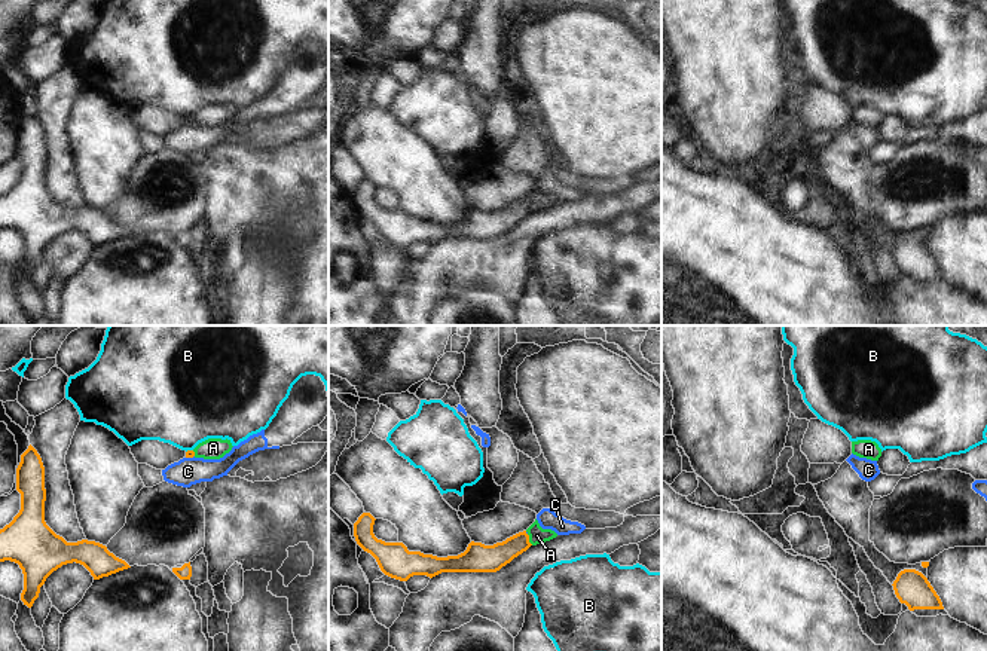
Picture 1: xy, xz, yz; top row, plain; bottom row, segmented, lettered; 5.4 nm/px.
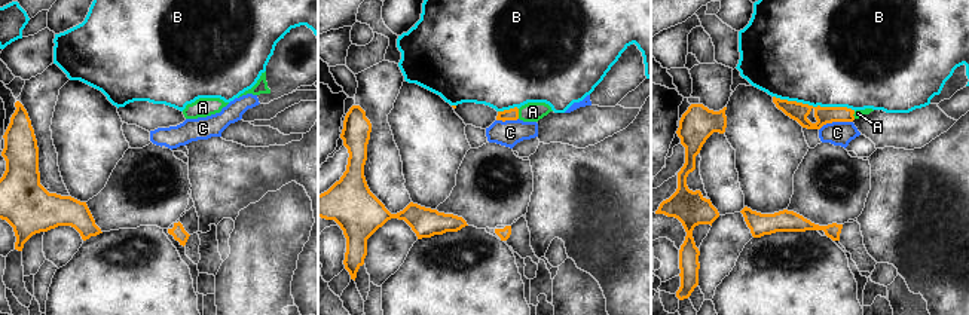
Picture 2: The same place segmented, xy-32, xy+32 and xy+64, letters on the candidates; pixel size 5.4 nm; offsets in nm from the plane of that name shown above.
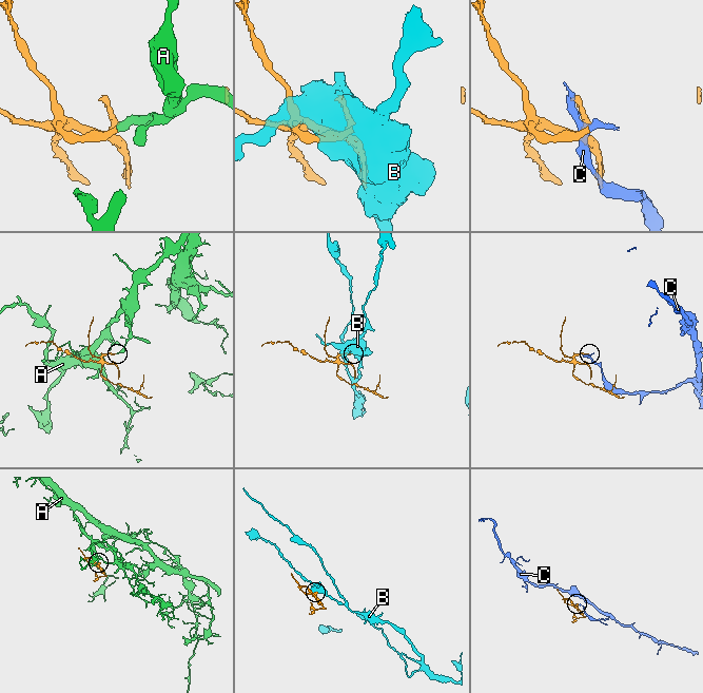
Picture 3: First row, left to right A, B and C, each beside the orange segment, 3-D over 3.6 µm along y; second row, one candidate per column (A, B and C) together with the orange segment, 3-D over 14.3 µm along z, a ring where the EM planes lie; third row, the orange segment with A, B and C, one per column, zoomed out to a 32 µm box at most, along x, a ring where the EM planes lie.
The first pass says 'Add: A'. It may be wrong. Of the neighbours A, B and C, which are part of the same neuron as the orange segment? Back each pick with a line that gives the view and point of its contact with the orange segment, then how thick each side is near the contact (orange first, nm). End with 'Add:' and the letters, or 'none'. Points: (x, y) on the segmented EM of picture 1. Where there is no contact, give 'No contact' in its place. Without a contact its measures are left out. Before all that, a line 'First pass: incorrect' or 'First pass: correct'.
First pass: correct
A: Touches orange at xz (528, 540). Thickness 140 nm (orange) against 90 nm
Add: A.

